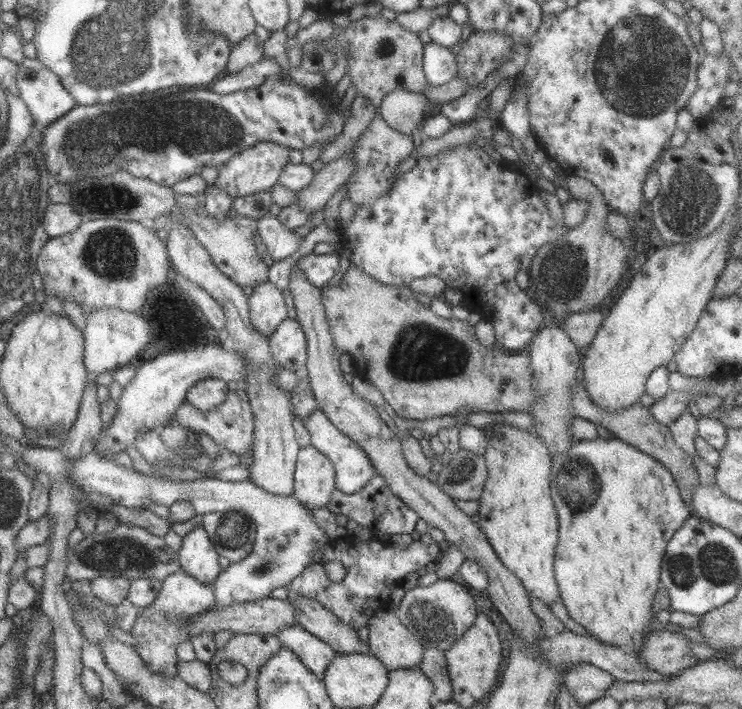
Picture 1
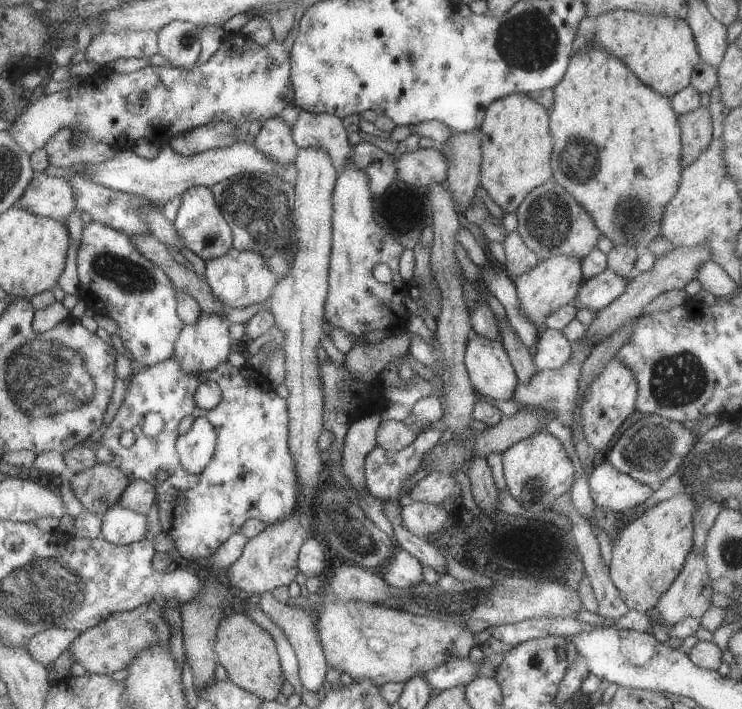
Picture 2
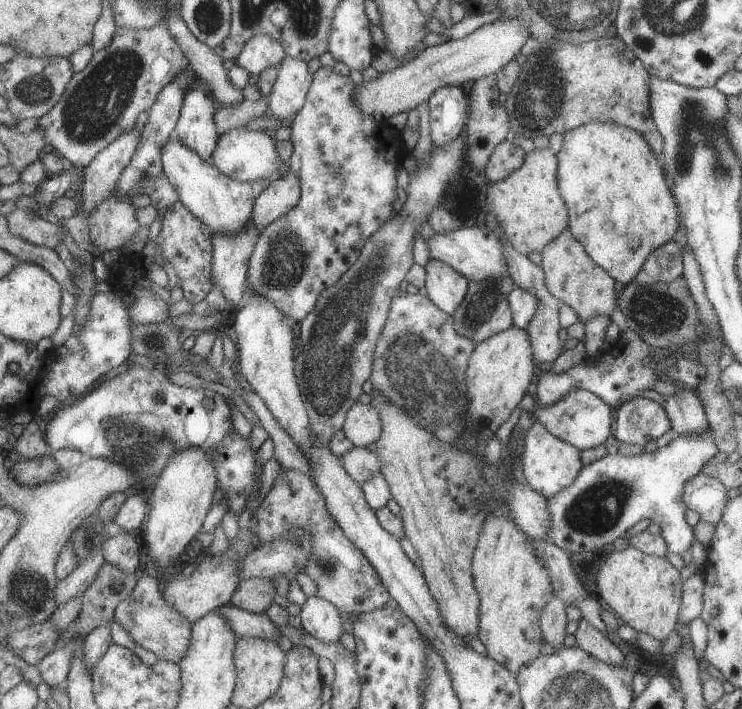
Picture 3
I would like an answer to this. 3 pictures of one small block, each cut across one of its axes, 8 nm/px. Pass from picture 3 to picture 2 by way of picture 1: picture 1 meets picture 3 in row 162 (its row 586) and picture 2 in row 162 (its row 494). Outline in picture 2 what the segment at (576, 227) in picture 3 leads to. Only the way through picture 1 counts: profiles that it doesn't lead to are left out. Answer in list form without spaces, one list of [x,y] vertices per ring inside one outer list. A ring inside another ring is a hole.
[[[589,46],[584,51],[579,51],[572,56],[562,80],[553,88],[555,99],[553,108],[549,113],[549,127],[553,136],[553,151],[551,154],[551,167],[554,178],[560,186],[564,186],[576,200],[590,213],[591,219],[598,227],[601,234],[608,237],[614,245],[632,244],[638,246],[639,250],[646,251],[652,240],[662,235],[661,222],[667,204],[677,195],[681,174],[683,171],[681,141],[681,128],[678,117],[671,99],[658,94],[652,88],[647,87],[619,58],[598,46]]]

